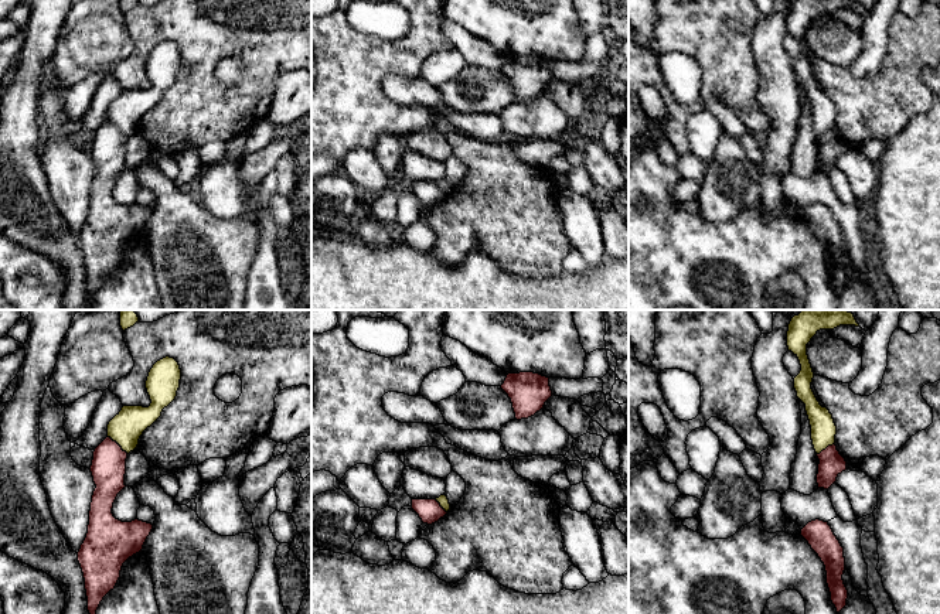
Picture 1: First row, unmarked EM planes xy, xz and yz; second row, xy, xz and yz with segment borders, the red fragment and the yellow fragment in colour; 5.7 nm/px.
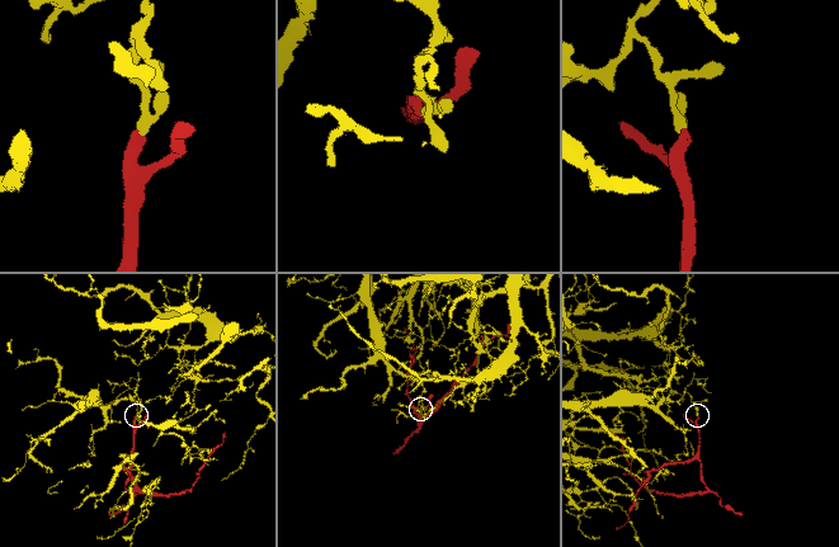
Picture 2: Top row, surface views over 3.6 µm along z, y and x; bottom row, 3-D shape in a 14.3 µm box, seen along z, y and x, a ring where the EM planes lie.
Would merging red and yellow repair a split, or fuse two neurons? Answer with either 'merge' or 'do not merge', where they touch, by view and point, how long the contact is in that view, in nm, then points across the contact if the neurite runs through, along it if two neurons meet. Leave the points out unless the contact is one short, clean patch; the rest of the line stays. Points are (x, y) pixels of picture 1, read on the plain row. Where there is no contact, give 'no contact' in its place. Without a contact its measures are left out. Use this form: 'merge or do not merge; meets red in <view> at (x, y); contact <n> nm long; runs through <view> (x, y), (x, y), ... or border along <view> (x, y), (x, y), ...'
do not merge; meets red in xy at (118, 128); contact 160 nm long; border along xy (108, 119), (128, 136)

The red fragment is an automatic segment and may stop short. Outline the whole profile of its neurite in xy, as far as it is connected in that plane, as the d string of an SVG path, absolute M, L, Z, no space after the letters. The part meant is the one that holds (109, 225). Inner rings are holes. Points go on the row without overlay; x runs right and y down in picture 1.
M106 120L93 134L91 156L96 168L91 194L88 216L78 235L91 310L96 310L96 293L103 280L115 272L123 246L142 235L153 208L134 202L122 205L112 197L118 177L126 170L127 136Z

